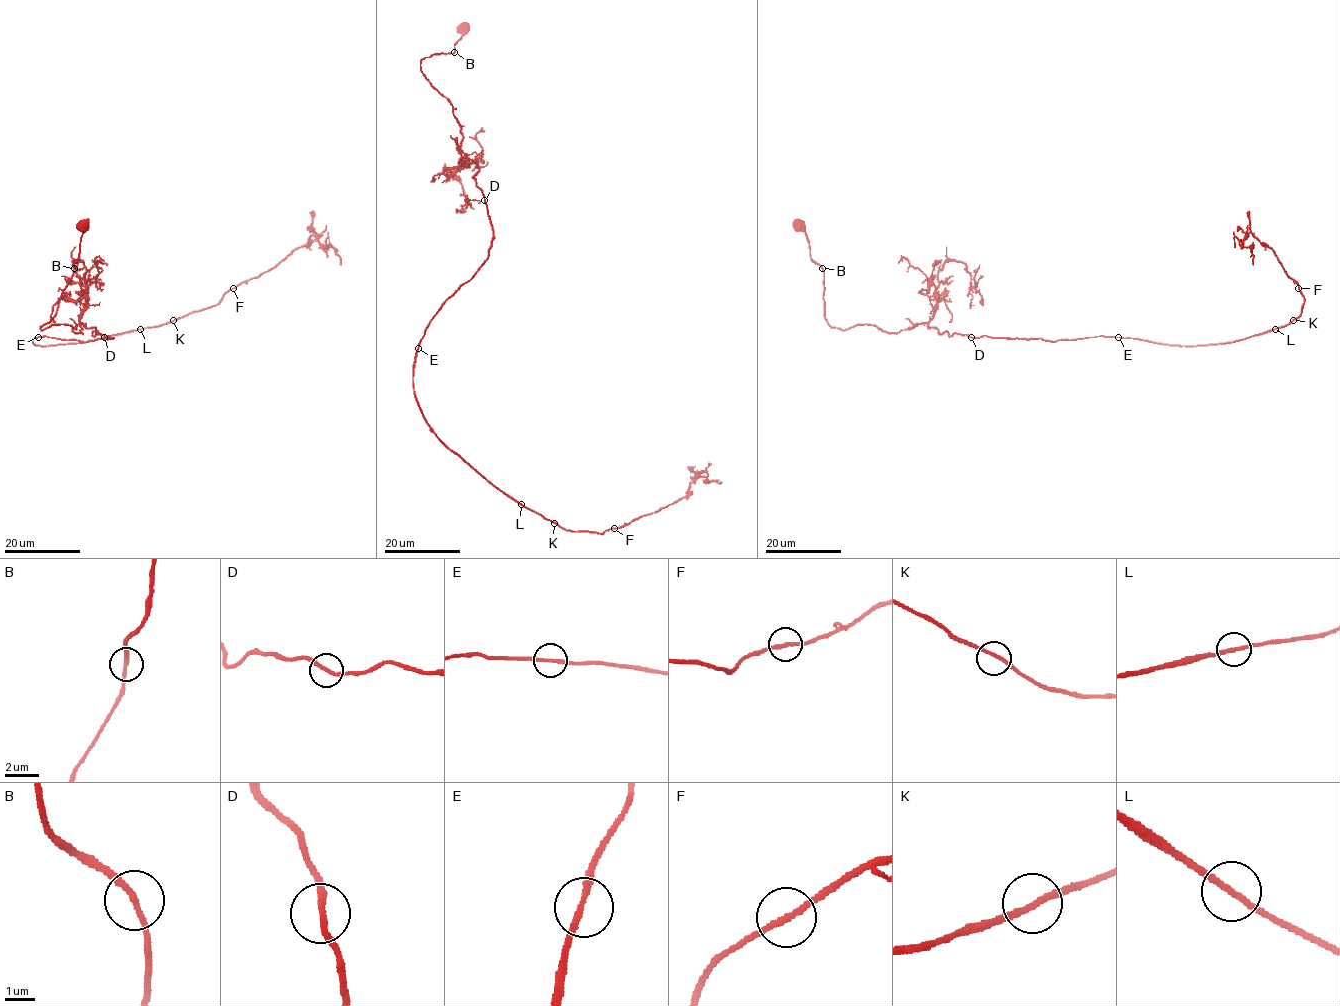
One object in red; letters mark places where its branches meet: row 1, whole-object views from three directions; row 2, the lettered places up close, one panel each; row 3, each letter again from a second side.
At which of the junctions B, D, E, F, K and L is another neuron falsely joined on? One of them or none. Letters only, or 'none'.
none

